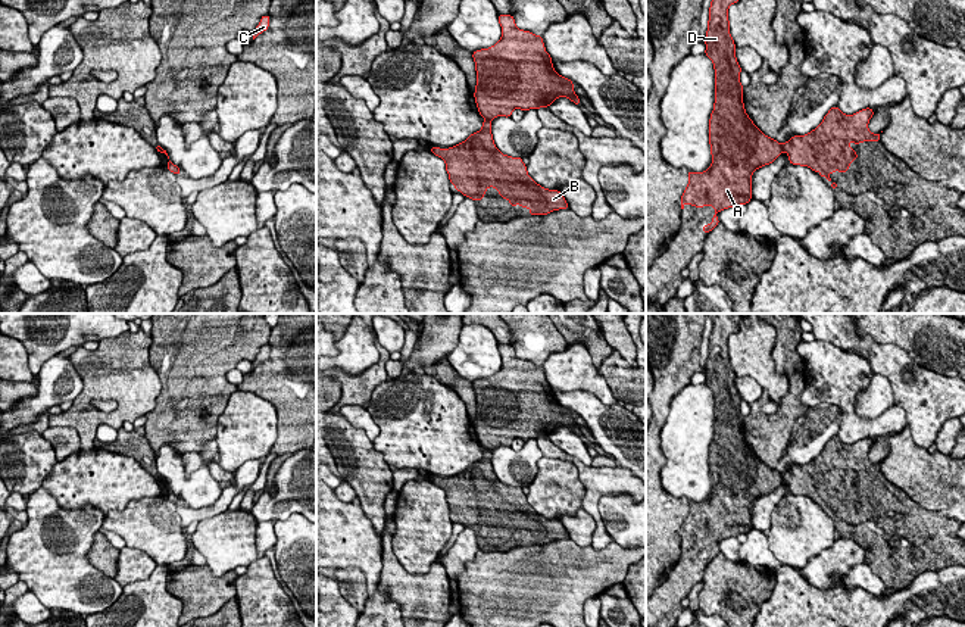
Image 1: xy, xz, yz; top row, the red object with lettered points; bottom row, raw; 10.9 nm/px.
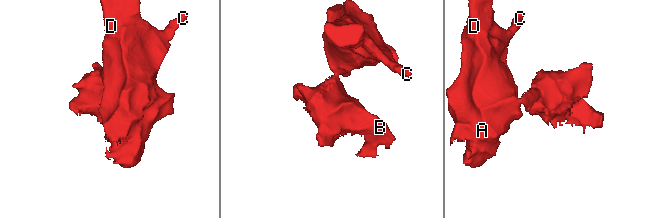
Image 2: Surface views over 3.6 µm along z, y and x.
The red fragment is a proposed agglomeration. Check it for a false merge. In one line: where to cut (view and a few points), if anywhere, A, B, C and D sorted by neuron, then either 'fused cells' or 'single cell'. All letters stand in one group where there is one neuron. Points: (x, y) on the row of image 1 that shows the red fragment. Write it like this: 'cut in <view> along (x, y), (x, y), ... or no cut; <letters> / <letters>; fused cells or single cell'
cut in yz along (781, 144), (784, 150); A C D / B; fused cells

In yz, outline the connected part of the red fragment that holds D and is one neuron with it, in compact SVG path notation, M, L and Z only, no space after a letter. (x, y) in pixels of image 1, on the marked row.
M711 1L705 54L715 69L715 103L709 119L712 165L699 174L688 171L688 184L681 196L681 209L688 203L716 210L713 221L703 225L703 233L711 233L719 224L718 212L749 203L753 172L784 152L783 144L765 135L744 109L741 68L727 15L737 1Z

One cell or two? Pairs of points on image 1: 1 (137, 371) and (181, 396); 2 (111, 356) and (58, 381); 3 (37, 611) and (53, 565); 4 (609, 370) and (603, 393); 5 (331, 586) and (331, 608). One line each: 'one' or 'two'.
1: two
2: two
3: two
4: two
5: one

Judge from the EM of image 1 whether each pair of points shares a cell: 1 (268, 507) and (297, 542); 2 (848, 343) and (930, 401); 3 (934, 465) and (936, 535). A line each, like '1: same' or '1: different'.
1: different
2: same
3: different

